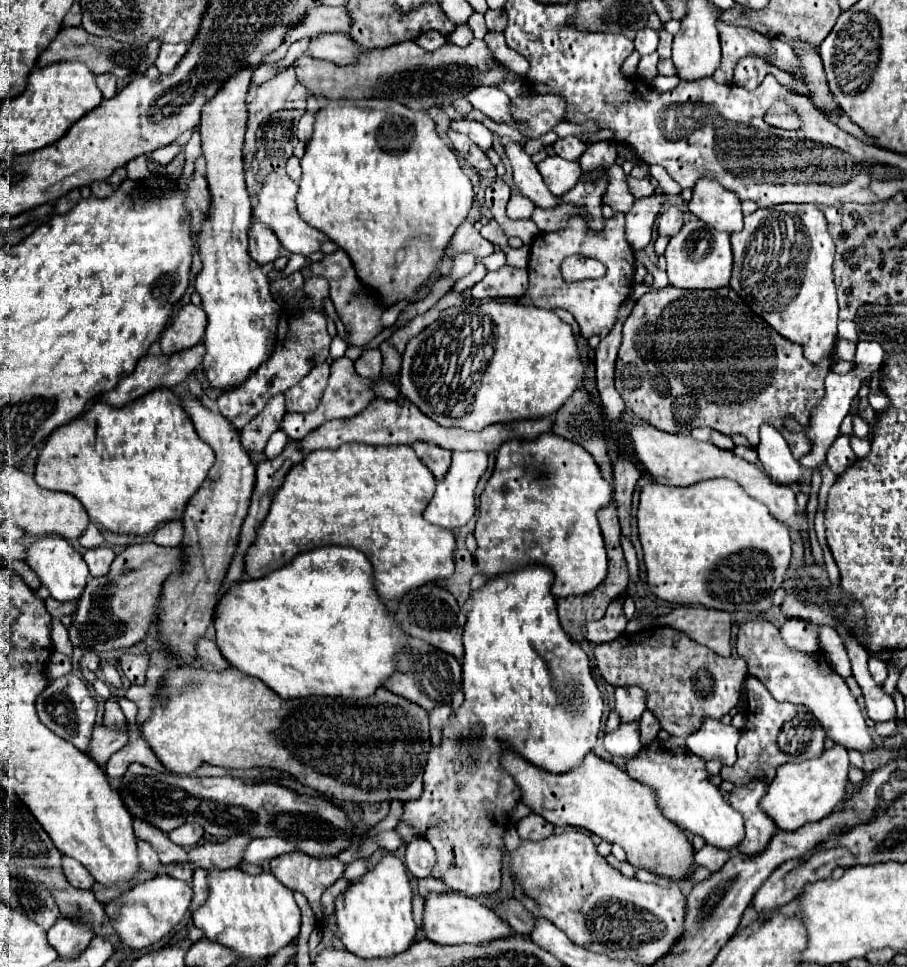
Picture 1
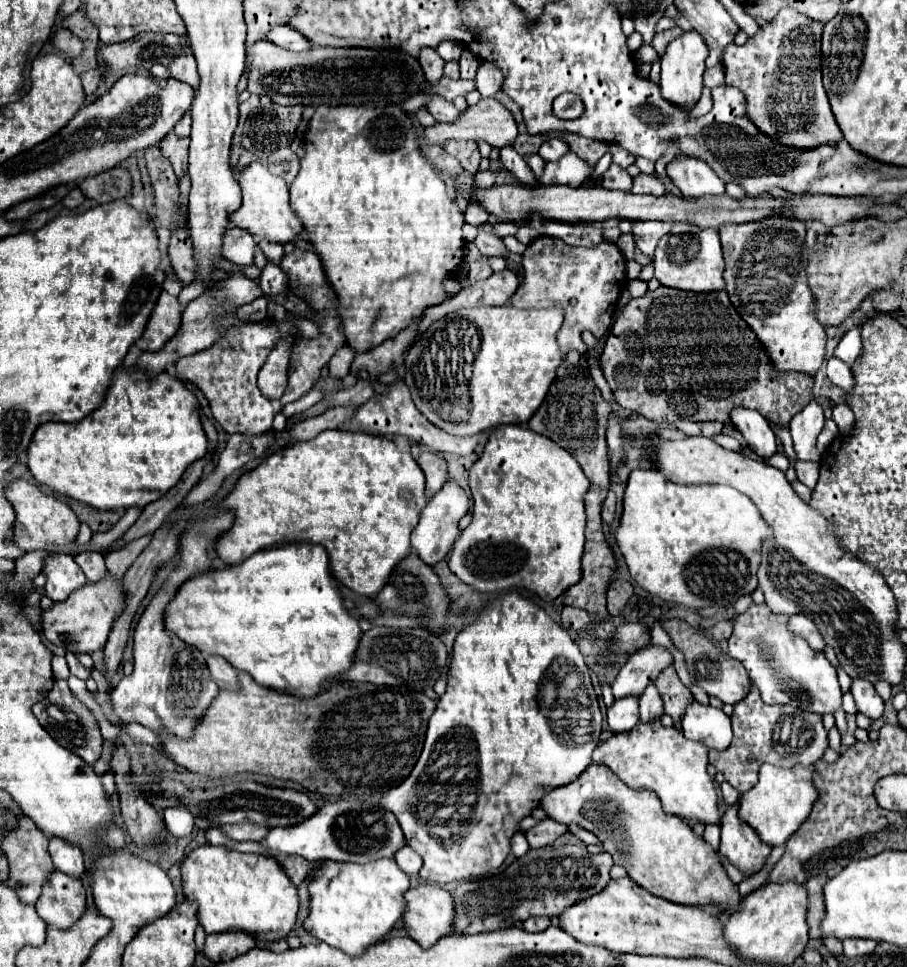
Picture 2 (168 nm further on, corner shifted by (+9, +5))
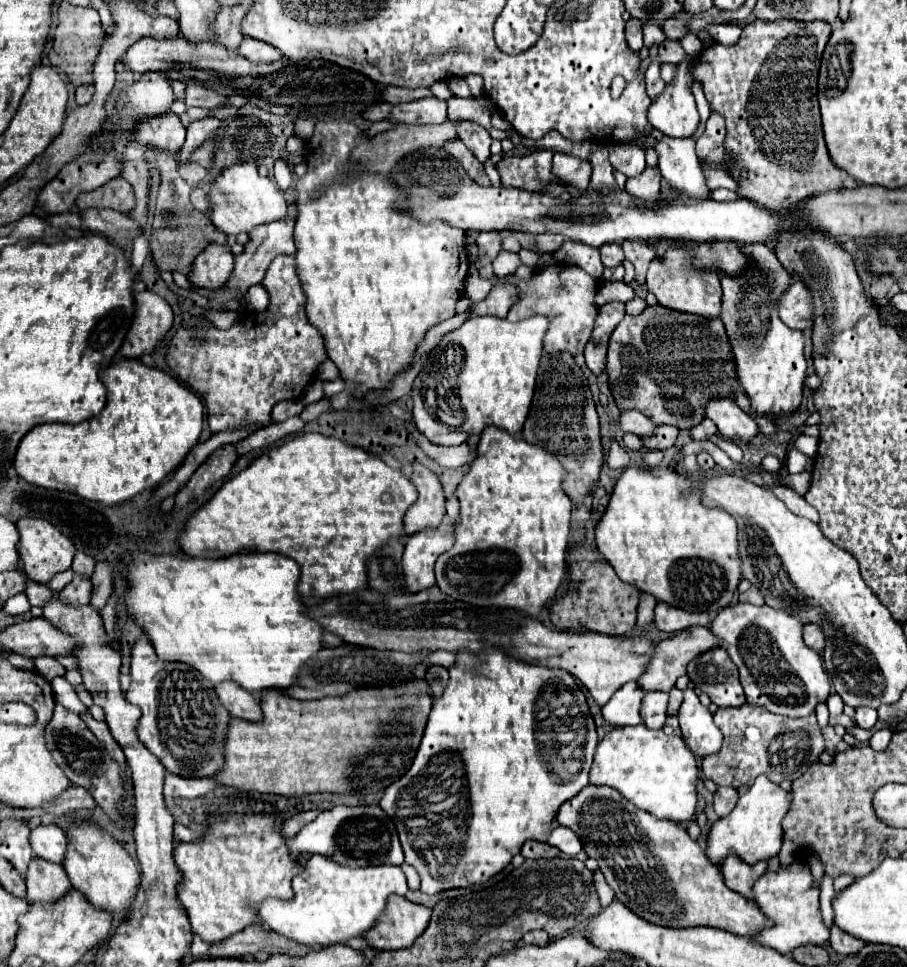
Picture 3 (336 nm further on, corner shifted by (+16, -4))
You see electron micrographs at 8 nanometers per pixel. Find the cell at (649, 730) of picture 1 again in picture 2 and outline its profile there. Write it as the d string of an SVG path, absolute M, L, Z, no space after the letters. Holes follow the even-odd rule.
M653 685L645 689L645 693L639 697L639 711L641 711L641 721L651 723L657 721L663 715L663 701Z

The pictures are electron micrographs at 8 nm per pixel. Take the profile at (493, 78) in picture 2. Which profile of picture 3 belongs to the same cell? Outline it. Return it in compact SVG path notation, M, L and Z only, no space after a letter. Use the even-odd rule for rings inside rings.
M448 78L446 80L446 84L448 84L448 88L456 94L456 96L462 96L462 98L470 98L472 94L470 94L470 88L468 88L468 84L466 84L466 80L464 78Z

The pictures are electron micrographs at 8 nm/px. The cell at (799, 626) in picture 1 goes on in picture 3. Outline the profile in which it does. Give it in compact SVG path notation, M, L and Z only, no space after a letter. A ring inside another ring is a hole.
M806 624L806 628L804 628L804 642L810 648L814 648L816 652L822 652L824 646L826 646L826 638L824 638L824 632L820 630L820 626Z

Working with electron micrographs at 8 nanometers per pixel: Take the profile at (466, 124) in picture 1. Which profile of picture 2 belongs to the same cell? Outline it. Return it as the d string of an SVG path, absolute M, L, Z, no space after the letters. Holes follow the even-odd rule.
M433 97L427 109L435 117L435 121L455 121L455 117L459 117L459 111L453 107L453 103L443 97Z

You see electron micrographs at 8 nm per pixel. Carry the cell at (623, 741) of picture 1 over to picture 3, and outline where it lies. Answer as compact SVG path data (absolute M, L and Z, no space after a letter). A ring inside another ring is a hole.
M628 682L602 706L604 720L612 726L628 726L640 724L640 702L644 698L644 690L640 690L638 682Z

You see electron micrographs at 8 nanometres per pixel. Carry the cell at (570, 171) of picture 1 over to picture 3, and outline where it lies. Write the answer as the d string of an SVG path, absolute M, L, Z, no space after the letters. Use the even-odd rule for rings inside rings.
M554 154L552 172L566 186L586 190L592 176L592 166L582 158L572 158L572 154Z

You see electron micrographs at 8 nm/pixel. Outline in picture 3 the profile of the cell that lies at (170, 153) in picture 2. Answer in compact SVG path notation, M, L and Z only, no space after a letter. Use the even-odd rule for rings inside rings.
M174 112L160 114L160 118L148 118L148 122L140 122L136 126L136 140L140 144L164 148L164 150L180 150L186 138L186 128Z

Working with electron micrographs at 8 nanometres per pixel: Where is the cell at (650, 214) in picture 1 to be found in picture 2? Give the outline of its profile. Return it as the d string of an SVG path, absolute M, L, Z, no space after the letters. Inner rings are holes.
M641 173L639 177L635 177L631 193L639 193L639 195L655 195L655 197L659 197L659 195L665 193L665 187L663 187L663 183L661 183L659 177Z

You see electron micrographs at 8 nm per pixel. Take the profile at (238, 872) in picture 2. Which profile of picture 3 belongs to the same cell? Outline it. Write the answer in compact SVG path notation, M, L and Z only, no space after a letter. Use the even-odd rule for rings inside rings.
M236 814L236 816L210 816L208 826L198 842L180 842L174 848L174 858L180 868L180 902L184 902L186 914L190 918L192 932L198 934L204 942L222 942L232 934L244 930L250 924L258 924L256 910L246 902L260 902L264 898L282 898L290 900L292 878L304 870L304 866L292 858L286 840L282 836L284 818L272 814Z

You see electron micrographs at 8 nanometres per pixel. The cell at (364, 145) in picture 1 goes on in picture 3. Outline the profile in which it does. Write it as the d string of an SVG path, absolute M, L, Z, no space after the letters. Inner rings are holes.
M334 120L334 122L316 122L316 132L314 136L308 140L306 144L306 154L308 154L308 172L306 176L298 178L296 182L296 208L298 208L298 218L296 218L296 230L294 230L294 240L296 240L296 274L300 278L302 290L306 294L306 316L308 320L316 326L316 330L320 330L326 350L328 350L328 358L338 366L340 370L340 378L346 382L346 390L352 390L352 396L356 400L364 400L366 392L370 390L388 390L394 376L404 372L412 358L414 358L414 350L418 348L418 344L424 340L424 334L438 322L452 318L456 314L456 302L464 296L464 282L466 282L466 274L470 268L470 260L464 252L464 230L452 228L440 220L434 220L432 224L422 224L418 220L414 220L412 216L408 216L402 210L396 210L394 204L400 204L404 200L404 194L400 192L400 188L392 186L392 182L388 180L388 176L382 174L362 174L360 178L352 178L348 182L336 182L336 178L342 176L344 164L348 164L348 154L354 146L366 142L368 138L362 136L360 128L350 124L350 122L342 122L342 120ZM316 188L322 188L322 194L318 198L312 198L312 192L316 192Z

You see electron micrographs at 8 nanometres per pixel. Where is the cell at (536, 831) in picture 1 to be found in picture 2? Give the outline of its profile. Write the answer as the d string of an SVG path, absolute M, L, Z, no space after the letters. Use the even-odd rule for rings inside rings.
M543 819L535 827L531 827L529 831L525 831L525 837L527 837L527 841L529 841L531 847L543 847L543 845L553 843L565 831L567 831L565 825L561 825L561 823L553 821L553 819Z

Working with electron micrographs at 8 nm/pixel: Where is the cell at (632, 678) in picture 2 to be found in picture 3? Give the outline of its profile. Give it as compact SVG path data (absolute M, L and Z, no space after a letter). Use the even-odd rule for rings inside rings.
M696 626L696 628L688 628L688 630L682 630L678 632L676 636L672 638L666 638L662 640L658 646L656 646L656 654L652 656L652 662L648 664L648 670L638 678L638 684L644 692L650 692L650 690L660 690L660 692L670 692L676 684L676 680L680 676L686 674L686 666L692 658L696 658L698 654L704 654L708 648L716 648L720 646L720 638L714 638L712 630L710 628L704 628L704 626Z

